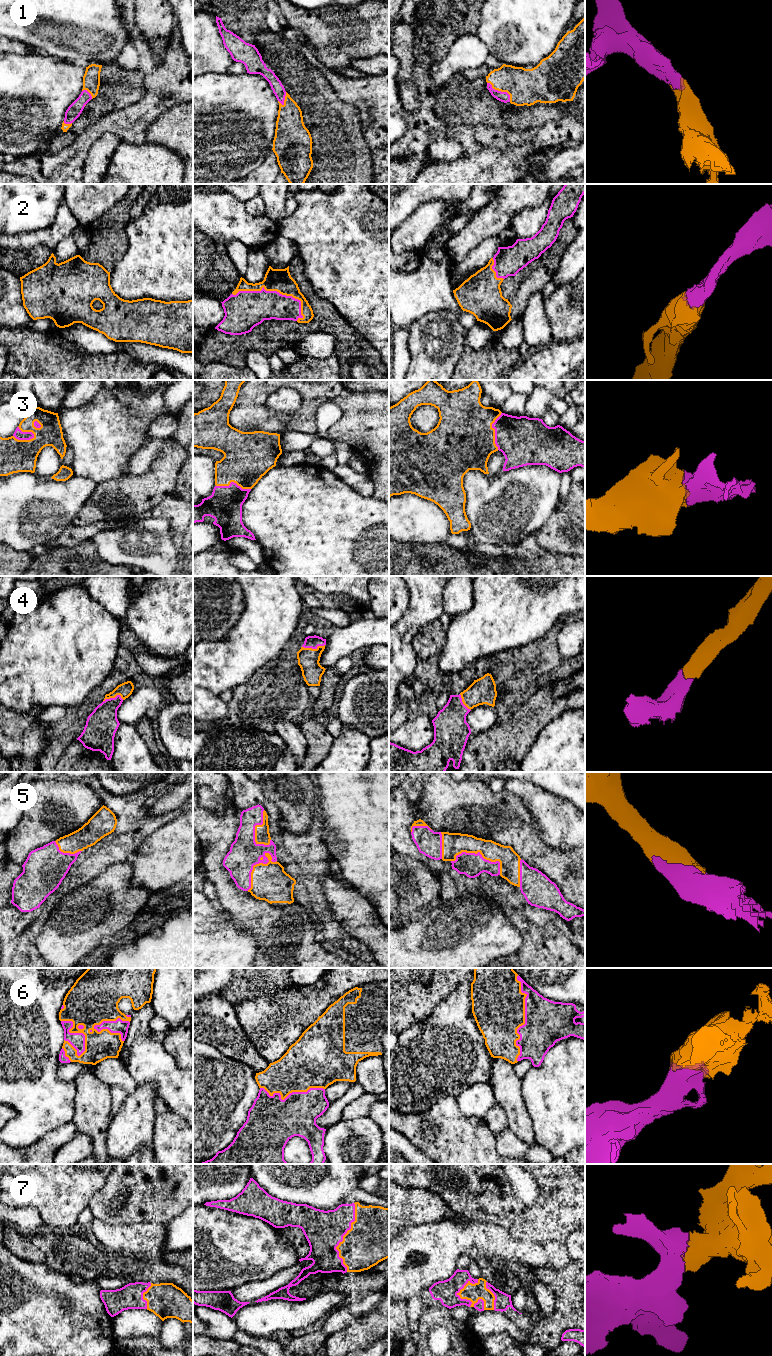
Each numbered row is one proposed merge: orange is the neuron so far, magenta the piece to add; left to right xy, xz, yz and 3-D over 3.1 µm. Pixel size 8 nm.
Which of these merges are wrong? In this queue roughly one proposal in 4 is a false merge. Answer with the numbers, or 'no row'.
no row

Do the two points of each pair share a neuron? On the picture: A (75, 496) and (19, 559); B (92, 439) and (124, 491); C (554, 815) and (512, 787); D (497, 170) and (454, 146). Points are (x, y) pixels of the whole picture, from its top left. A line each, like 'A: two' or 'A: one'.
A: two
B: two
C: one
D: two

